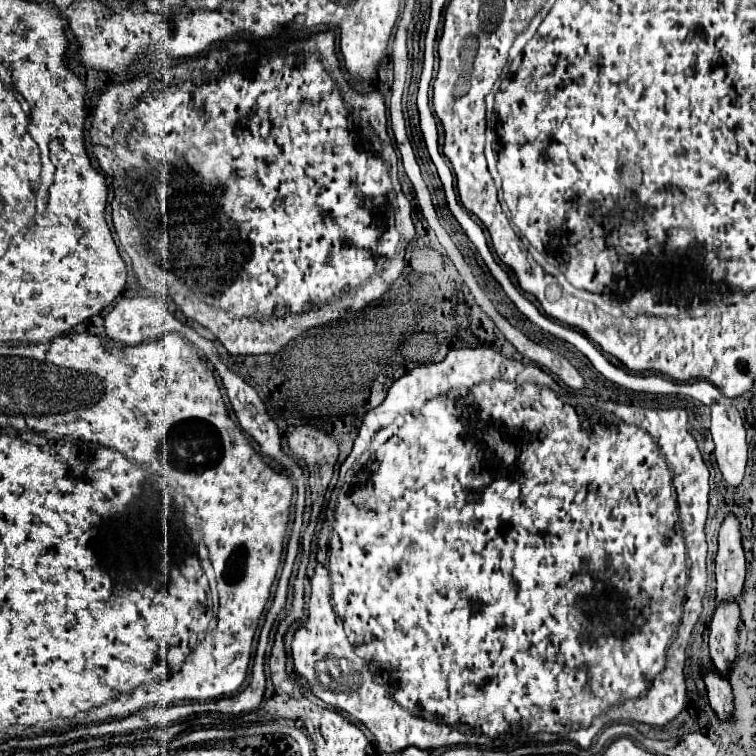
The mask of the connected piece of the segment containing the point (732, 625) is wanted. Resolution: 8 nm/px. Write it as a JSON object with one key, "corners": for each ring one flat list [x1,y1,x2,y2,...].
{"corners":[[725,601,717,605,711,625,709,625,709,647,711,659,723,675,729,673,735,659,737,645,737,625,739,625,739,605,737,601]]}

